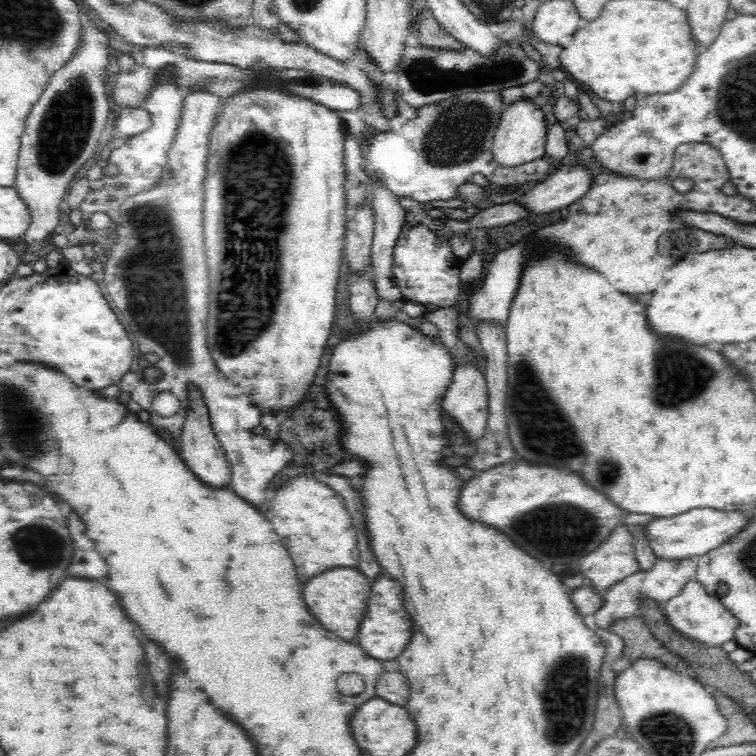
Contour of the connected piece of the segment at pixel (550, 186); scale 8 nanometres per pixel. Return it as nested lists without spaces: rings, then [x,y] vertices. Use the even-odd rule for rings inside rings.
[[[577,163],[560,166],[555,174],[540,181],[514,202],[525,206],[527,214],[550,213],[582,198],[590,190],[592,180],[592,172]]]

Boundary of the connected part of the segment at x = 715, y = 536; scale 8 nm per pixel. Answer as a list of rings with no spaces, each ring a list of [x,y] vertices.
[[[697,508],[673,517],[660,517],[652,520],[646,526],[644,535],[648,539],[648,546],[657,558],[697,558],[731,540],[744,526],[748,526],[750,517],[750,514],[738,512],[736,509],[729,509],[726,512],[715,508]]]

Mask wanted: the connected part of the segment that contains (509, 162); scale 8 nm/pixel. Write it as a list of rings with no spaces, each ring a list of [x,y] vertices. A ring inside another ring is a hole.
[[[516,99],[505,107],[493,141],[494,163],[505,168],[520,166],[544,158],[547,145],[548,122],[546,114],[528,99]]]

